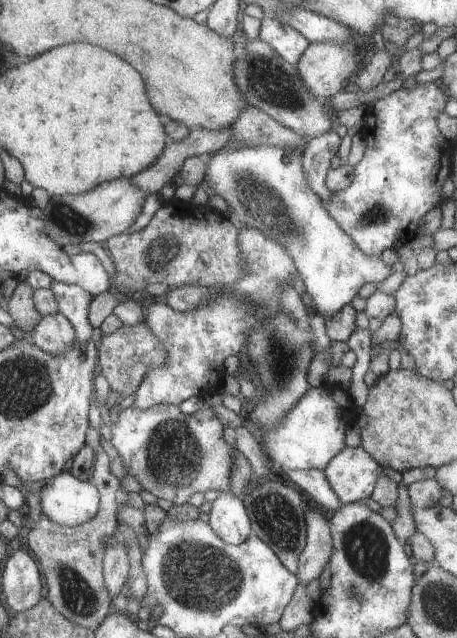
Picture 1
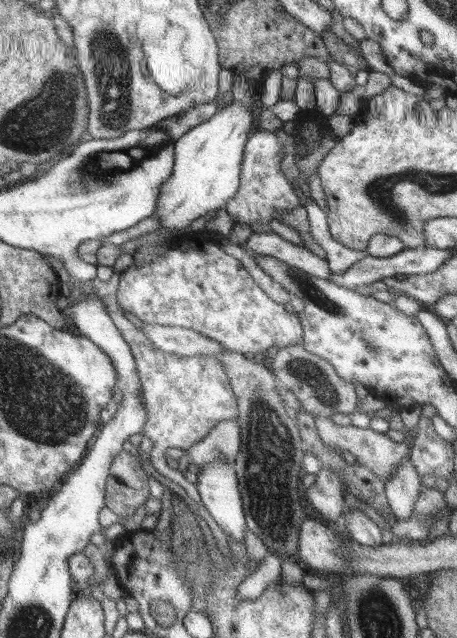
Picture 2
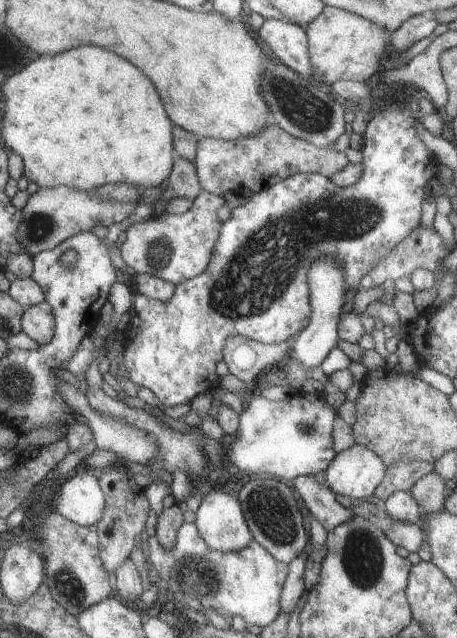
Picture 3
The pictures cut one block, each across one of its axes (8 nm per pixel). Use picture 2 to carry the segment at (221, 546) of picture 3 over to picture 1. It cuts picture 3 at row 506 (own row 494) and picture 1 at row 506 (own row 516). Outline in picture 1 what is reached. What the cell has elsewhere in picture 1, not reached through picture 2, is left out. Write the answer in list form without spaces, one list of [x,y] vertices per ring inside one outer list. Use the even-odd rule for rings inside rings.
[[[231,492],[219,494],[215,498],[209,510],[209,524],[215,530],[215,534],[231,546],[239,546],[247,542],[247,538],[253,532],[245,506]]]

